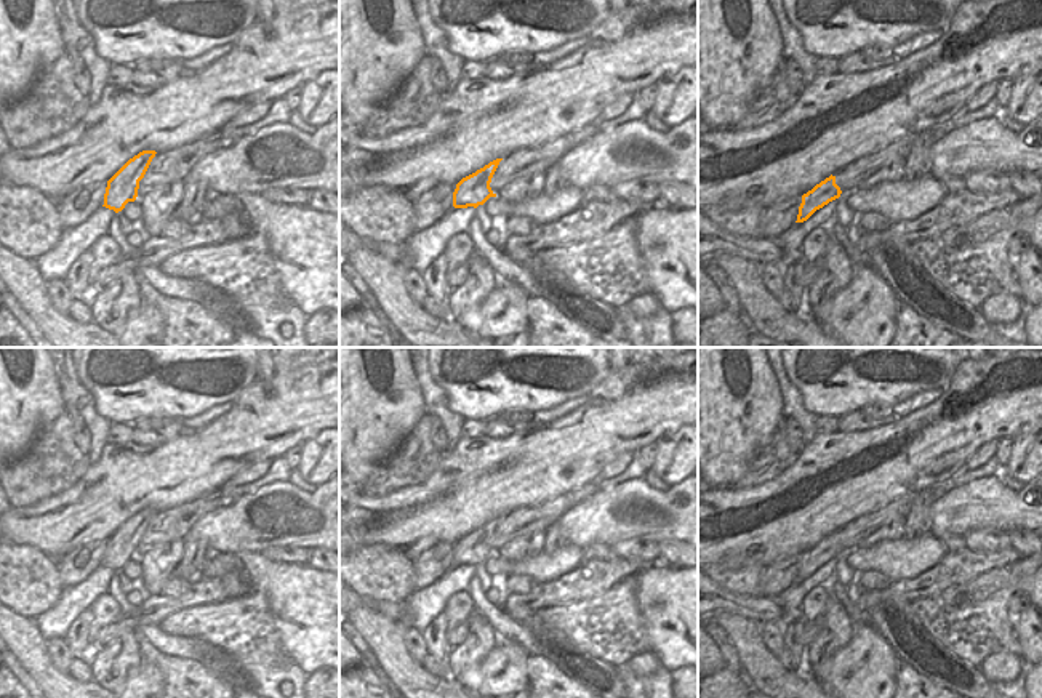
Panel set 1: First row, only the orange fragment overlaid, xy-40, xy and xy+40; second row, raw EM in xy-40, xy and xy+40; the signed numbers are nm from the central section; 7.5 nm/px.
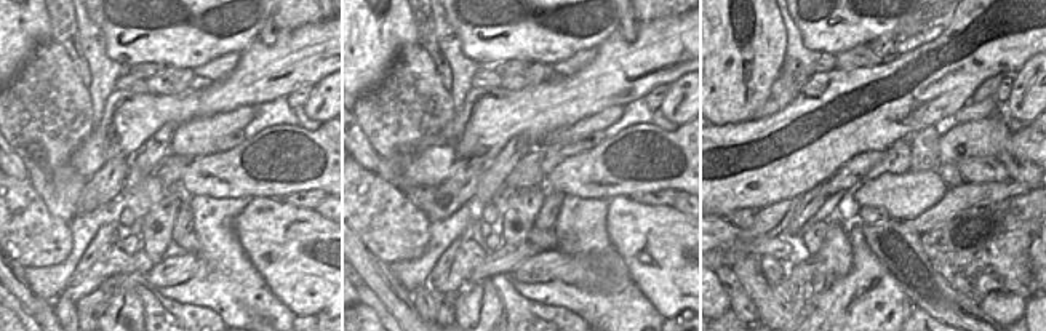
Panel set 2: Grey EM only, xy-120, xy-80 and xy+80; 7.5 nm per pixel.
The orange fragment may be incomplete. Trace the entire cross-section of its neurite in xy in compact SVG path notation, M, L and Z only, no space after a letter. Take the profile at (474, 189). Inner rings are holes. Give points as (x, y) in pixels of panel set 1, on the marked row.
M496 158L475 173L463 178L453 192L453 207L477 208L479 205L483 205L490 197L496 197L490 187L490 183L501 160L503 158Z

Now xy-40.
M142 150L130 158L109 181L104 194L104 205L115 213L138 197L139 181L144 178L155 150Z

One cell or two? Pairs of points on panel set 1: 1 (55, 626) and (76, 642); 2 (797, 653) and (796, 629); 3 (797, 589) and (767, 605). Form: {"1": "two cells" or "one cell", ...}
{"1": "two cells", "2": "one cell", "3": "two cells"}

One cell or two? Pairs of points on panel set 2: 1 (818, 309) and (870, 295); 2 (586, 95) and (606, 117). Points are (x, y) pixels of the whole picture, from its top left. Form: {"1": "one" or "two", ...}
{"1": "one", "2": "two"}

